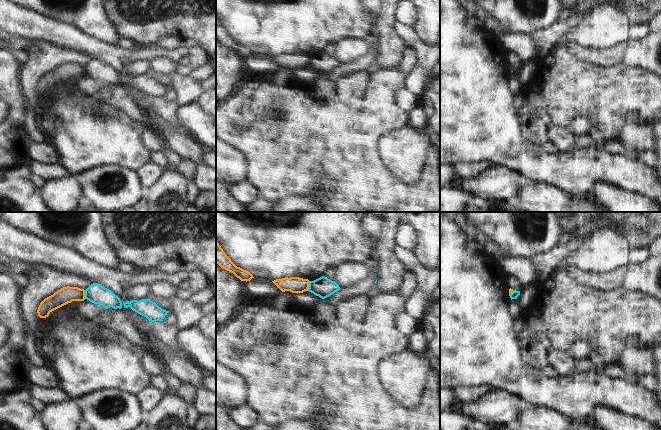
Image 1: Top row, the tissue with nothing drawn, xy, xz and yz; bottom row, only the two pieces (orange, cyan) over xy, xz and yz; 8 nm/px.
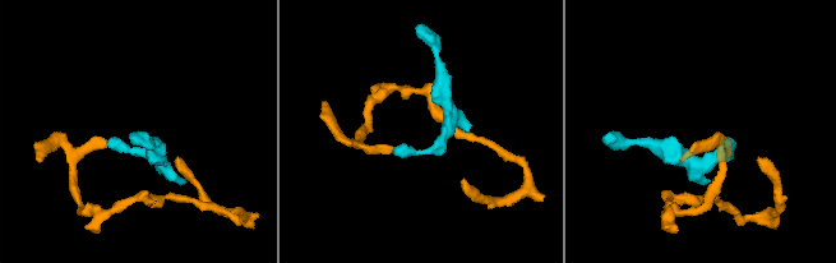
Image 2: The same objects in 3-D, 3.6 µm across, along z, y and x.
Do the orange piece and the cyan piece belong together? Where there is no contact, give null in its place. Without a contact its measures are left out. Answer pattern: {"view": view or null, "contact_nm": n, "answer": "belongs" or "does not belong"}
{"view": "xz", "contact_nm": 80, "answer": "does not belong"}

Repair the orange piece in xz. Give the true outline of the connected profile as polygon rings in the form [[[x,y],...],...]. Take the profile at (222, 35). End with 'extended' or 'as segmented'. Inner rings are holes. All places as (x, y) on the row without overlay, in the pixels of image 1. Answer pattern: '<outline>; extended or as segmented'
[[[216,17],[216,39],[223,45],[233,49],[237,54],[239,54],[241,57],[250,57],[253,53],[253,51],[240,44],[237,43],[231,35],[225,30],[219,19]]]; as segmented

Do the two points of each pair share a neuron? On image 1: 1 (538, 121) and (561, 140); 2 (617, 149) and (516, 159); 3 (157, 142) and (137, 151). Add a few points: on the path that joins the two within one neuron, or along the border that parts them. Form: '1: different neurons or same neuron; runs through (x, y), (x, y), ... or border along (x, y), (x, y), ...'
1: same neuron; runs through (542, 127), (548, 133), (555, 135)
2: different neurons; border along (596, 146), (612, 155), (623, 155)
3: different neurons; border along (144, 127), (143, 142), (151, 152)

